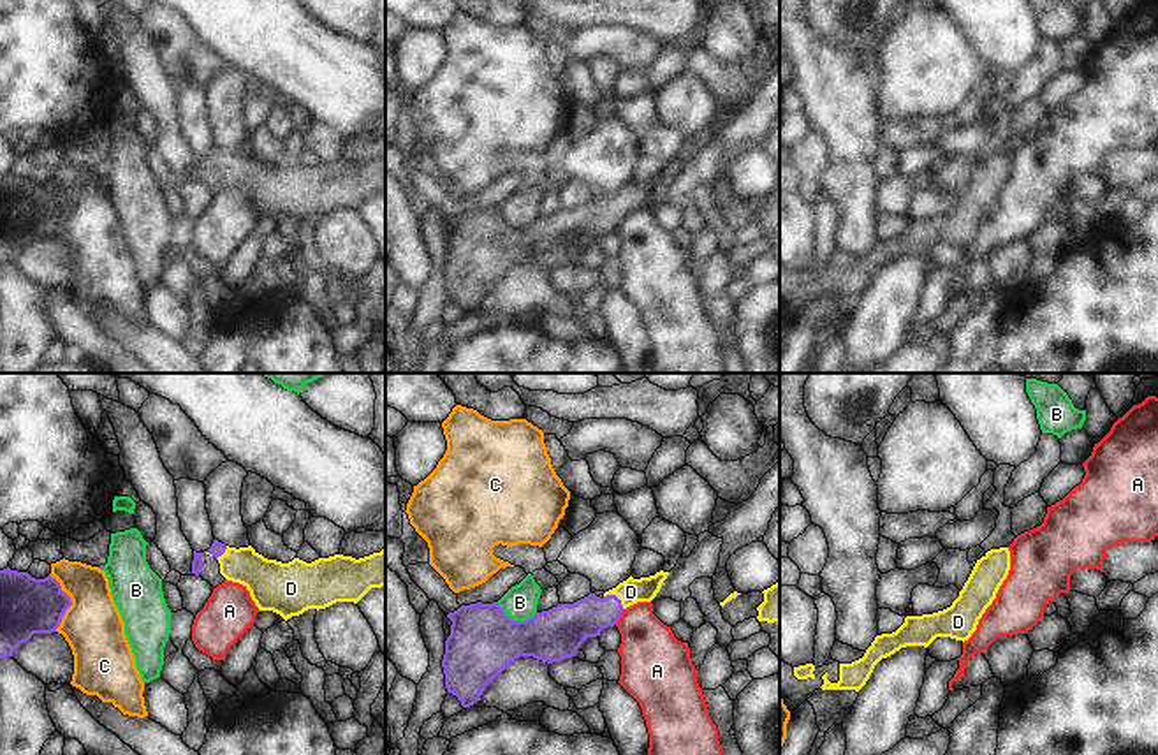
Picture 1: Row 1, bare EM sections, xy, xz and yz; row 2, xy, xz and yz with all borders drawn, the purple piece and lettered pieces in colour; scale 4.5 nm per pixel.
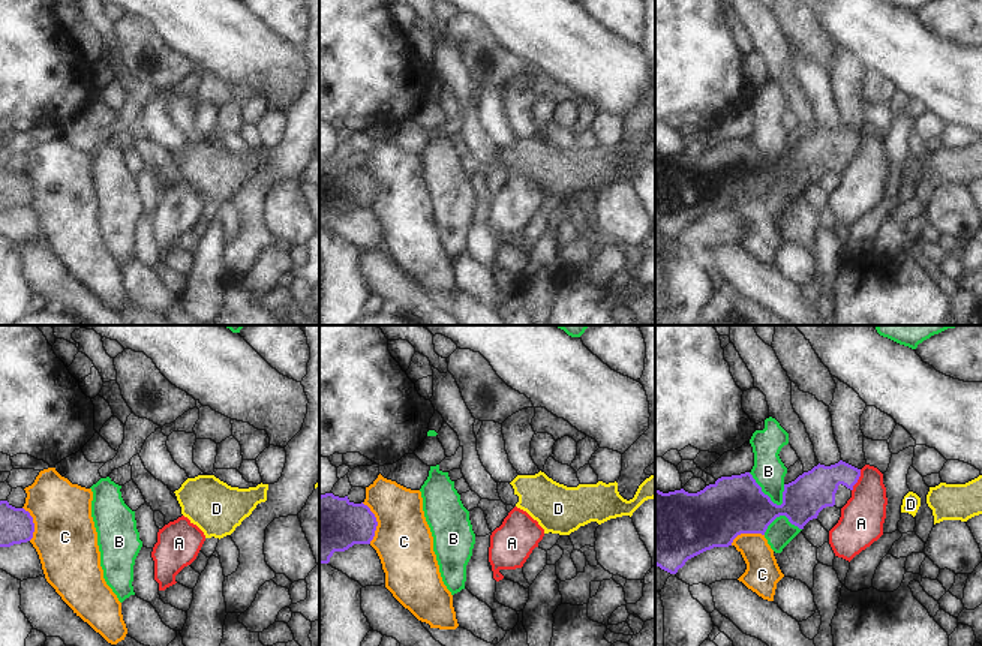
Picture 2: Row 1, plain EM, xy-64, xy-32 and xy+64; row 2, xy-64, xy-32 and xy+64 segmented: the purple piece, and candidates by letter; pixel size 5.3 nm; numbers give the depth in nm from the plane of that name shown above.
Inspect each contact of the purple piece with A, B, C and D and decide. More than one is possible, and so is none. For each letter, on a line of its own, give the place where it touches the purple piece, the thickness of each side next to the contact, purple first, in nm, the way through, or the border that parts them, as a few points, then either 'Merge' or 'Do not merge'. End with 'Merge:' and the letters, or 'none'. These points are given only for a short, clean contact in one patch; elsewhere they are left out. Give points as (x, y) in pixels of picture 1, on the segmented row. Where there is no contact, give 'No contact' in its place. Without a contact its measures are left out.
A: Touches purple at xz (620, 615). Thickness 200 nm (purple) against 280 nm. Boundary: xz (623, 609), (615, 623). Do not merge
B: Touches purple at xz (516, 622). Thickness 320 nm (purple) against 160 nm. Do not merge
C: Touches purple at xy (71, 602). Thickness 260 nm (purple) against 280 nm. Do not merge
D: Touches purple at xz (616, 597). Thickness 190 nm (purple) against 120 nm. Path across: xz (571, 625), (600, 613), (616, 597), (630, 592). Merge
Merge: D

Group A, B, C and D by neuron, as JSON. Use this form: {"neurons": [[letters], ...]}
{"neurons": [["A"], ["B"], ["C"], ["D"]]}

